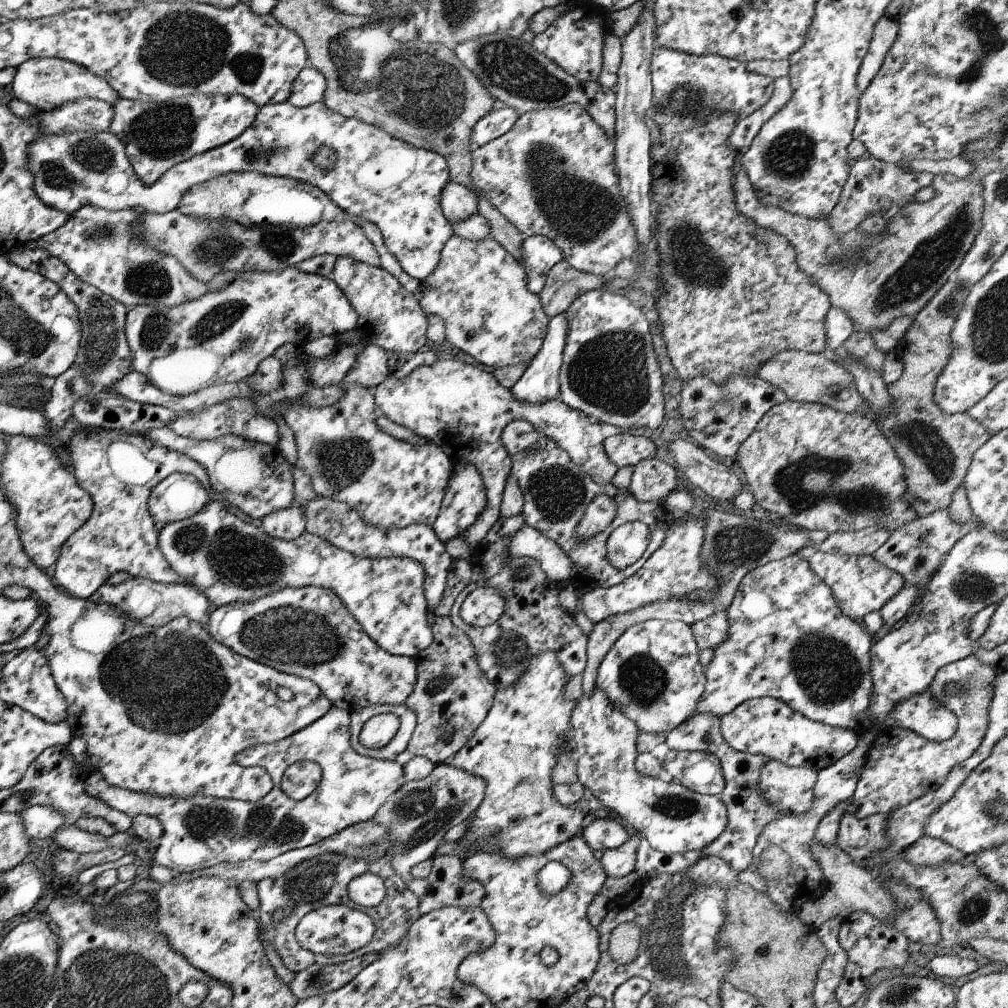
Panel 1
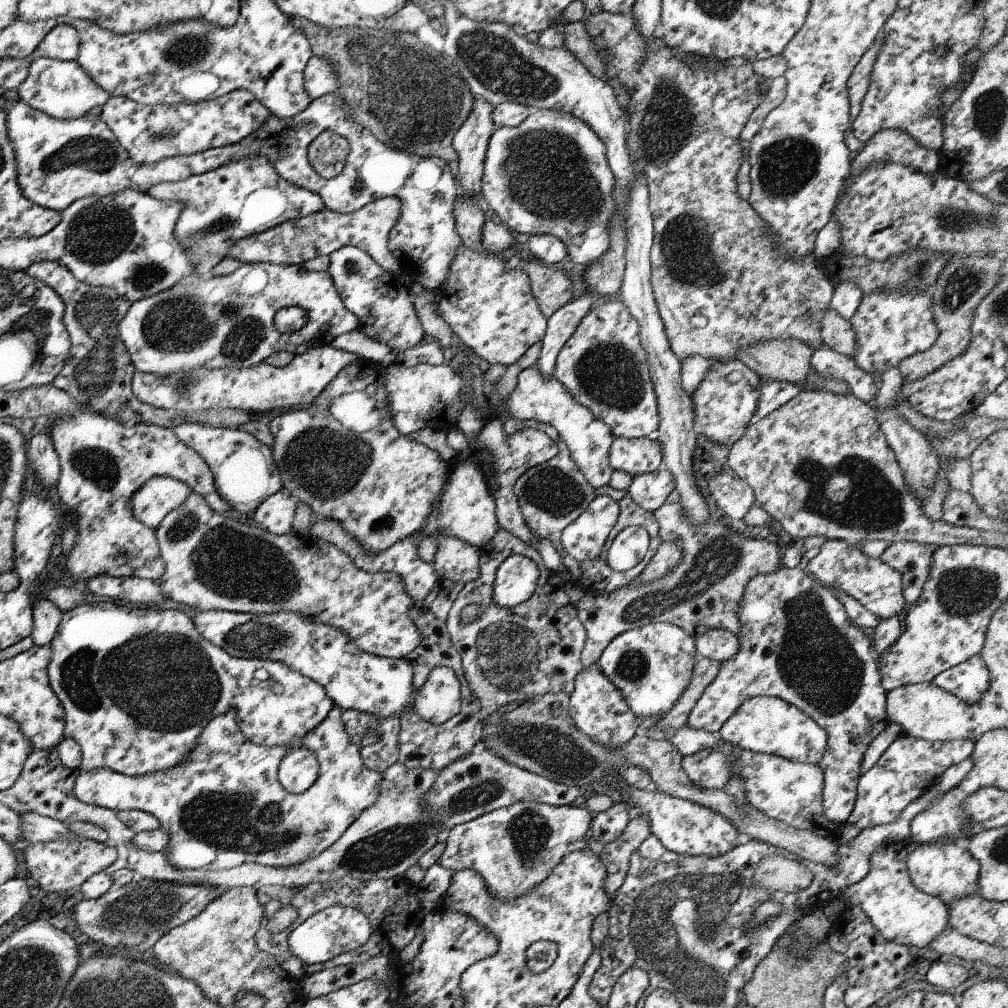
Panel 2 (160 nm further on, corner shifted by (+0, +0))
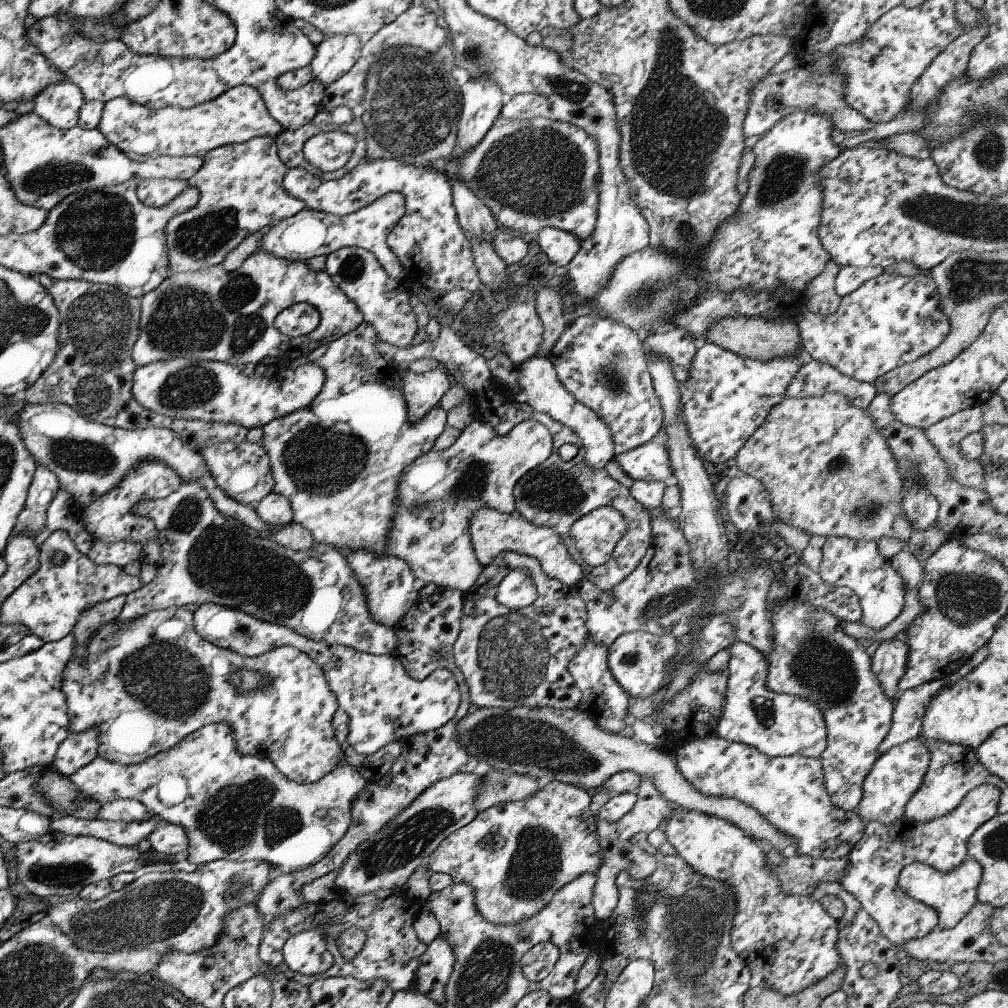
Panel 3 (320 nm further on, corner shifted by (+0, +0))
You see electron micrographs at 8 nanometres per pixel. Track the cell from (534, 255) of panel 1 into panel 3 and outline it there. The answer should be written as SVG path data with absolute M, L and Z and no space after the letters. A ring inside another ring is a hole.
M542 227L534 236L536 243L550 262L565 266L578 251L580 242L570 232L553 227Z

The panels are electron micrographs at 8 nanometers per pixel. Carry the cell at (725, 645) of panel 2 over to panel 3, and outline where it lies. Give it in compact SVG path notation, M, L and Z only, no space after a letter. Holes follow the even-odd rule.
M737 640L729 647L724 708L714 728L717 736L729 742L752 746L760 753L770 757L803 755L819 758L826 747L826 730L823 715L808 698L796 697L785 693L774 693L766 687L767 661L762 652Z

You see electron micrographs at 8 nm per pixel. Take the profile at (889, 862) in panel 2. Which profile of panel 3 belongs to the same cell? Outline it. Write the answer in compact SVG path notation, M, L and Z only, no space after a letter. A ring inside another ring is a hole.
M983 783L977 788L968 790L961 802L947 814L933 820L917 822L901 816L894 823L889 824L875 821L864 823L863 836L847 854L848 867L844 870L844 873L839 875L838 883L857 899L863 910L877 923L881 934L892 945L900 946L905 941L923 938L936 927L938 921L936 912L930 906L909 898L899 888L897 881L900 870L911 863L925 863L933 867L933 870L945 874L959 866L965 859L969 858L966 851L968 838L977 827L980 827L996 814L999 795L1000 792L996 786Z

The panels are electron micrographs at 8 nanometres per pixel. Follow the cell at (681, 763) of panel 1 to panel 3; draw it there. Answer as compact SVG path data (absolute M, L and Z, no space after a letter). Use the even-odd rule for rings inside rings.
M703 737L674 747L676 767L679 774L693 787L708 797L737 799L753 807L768 823L771 823L781 834L794 840L791 852L795 855L808 856L814 859L840 859L863 836L864 822L855 810L844 811L835 806L827 794L819 758L789 755L770 757L760 753L752 746L729 742L721 737Z

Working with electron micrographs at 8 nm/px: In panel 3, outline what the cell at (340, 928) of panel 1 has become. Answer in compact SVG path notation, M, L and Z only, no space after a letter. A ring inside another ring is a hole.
M321 928L301 931L284 942L282 959L289 971L317 976L332 965L333 955L325 949L321 931Z

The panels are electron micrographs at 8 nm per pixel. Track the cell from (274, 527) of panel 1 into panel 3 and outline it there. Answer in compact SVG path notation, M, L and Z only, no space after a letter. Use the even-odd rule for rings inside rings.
M273 491L266 494L259 502L253 505L256 515L272 530L281 528L292 520L292 510L289 501L284 496Z

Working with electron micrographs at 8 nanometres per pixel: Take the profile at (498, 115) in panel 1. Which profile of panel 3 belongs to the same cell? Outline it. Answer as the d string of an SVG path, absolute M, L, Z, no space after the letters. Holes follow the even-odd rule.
M517 93L500 110L501 117L507 120L532 119L550 116L549 101L540 94Z

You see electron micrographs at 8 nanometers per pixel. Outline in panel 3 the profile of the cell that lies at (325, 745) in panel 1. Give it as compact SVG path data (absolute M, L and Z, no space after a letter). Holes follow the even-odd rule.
M218 723L203 726L194 730L191 734L184 736L181 741L166 751L154 754L152 757L146 758L144 761L132 765L122 765L105 760L103 757L95 757L85 766L79 766L74 772L69 773L70 781L76 786L78 793L91 797L93 801L101 804L115 799L135 799L137 802L145 805L147 812L157 817L161 821L179 825L185 831L188 838L188 847L186 848L186 860L193 866L199 866L214 860L228 861L253 861L267 863L270 868L277 868L280 875L301 870L306 866L311 866L318 859L323 858L333 845L345 834L350 821L350 806L357 798L363 798L367 792L369 784L361 778L361 775L346 761L350 756L340 757L340 761L336 767L322 776L319 780L312 783L299 784L289 780L285 775L282 775L275 765L265 757L265 755L247 755L239 753L235 748L235 740L232 737L232 731L226 723Z

